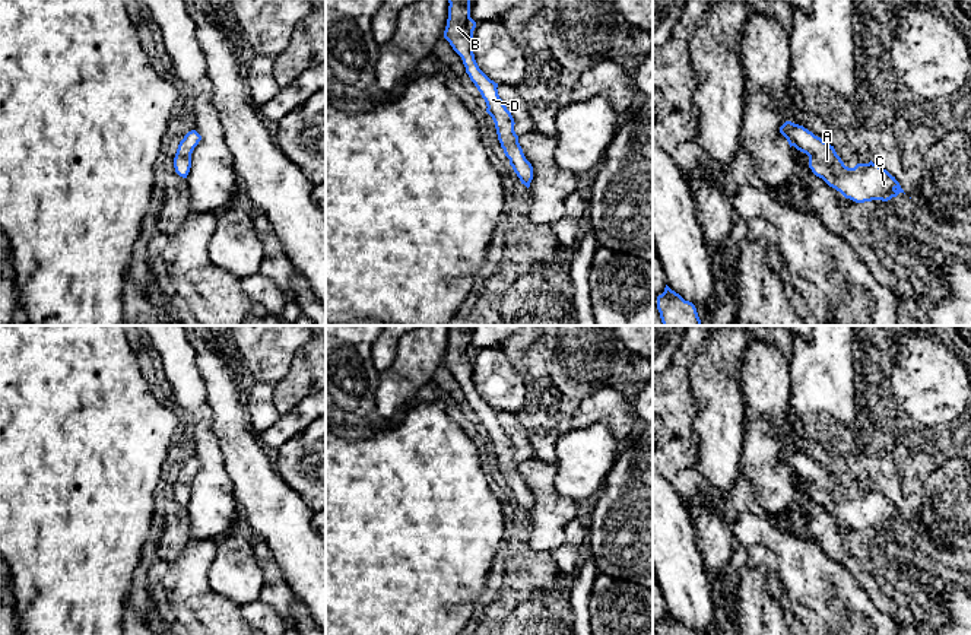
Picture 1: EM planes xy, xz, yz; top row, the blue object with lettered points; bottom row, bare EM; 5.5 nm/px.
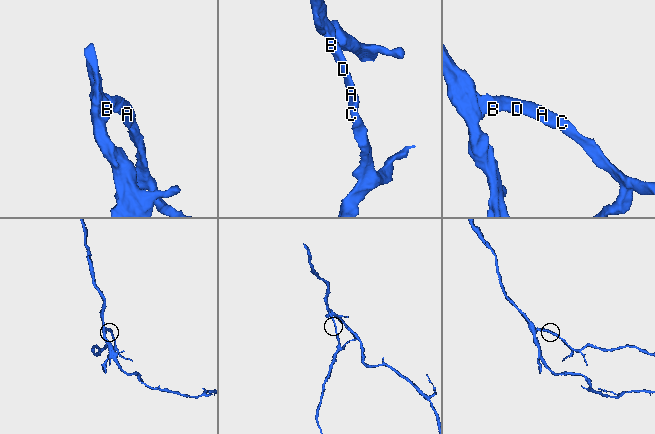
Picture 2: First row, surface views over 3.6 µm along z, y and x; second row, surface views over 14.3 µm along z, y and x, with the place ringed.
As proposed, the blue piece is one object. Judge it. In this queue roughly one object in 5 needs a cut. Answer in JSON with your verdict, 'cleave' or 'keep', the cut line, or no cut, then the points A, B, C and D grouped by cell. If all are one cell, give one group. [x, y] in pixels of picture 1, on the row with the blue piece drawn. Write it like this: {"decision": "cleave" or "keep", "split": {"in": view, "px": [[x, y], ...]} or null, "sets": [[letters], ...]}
{"decision": "keep", "split": null, "sets": [["A", "B", "C", "D"]]}

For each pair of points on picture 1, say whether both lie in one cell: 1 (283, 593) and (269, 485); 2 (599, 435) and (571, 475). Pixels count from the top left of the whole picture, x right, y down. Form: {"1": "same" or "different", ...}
{"1": "different", "2": "same"}

